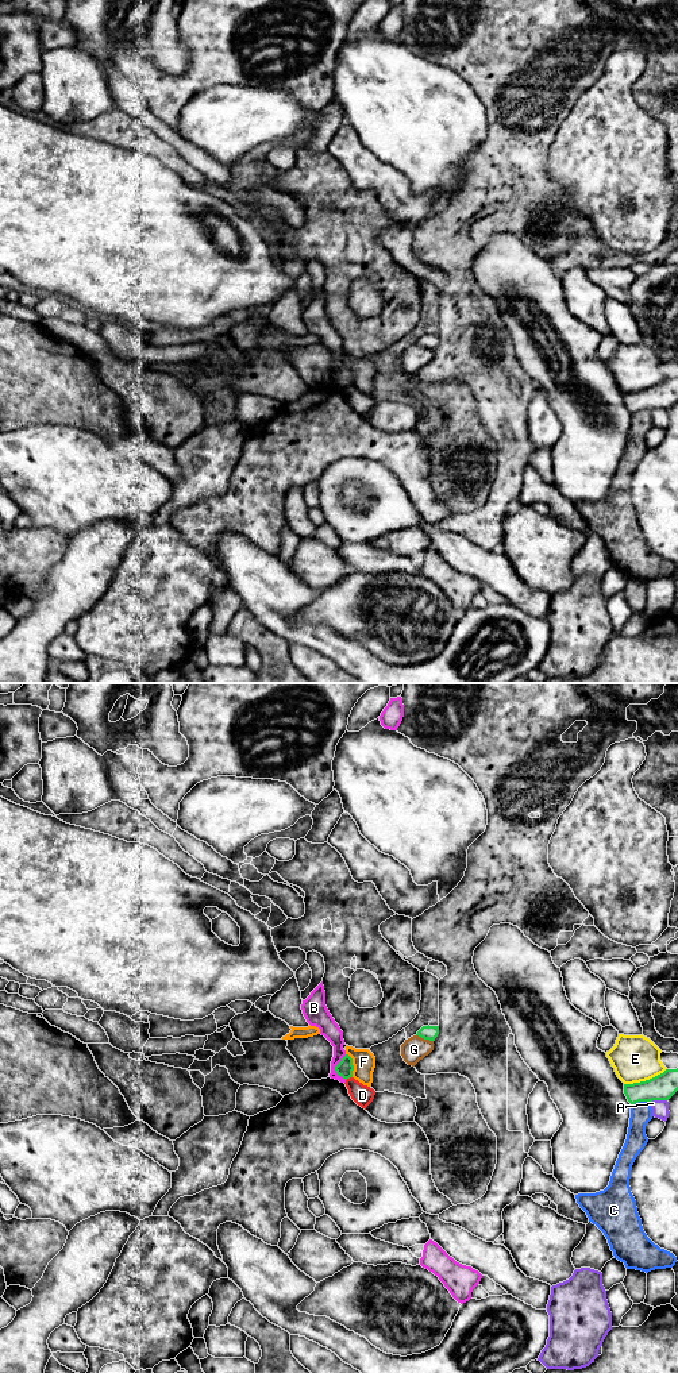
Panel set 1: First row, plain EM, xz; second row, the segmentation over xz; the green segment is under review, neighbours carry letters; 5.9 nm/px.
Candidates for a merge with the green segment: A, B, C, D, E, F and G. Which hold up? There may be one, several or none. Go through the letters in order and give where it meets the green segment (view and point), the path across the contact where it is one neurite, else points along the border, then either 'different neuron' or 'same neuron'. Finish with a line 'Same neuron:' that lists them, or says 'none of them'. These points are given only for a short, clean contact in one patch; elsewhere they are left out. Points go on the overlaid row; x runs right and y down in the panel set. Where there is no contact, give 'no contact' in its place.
A: meets green in xz at (657, 1099); different neuron
B: meets green in xz at (335, 1067); different neuron
C: meets green in xz at (640, 1100); different neuron
D: meets green in xz at (349, 1078); different neuron
E: meets green in xz at (646, 1080); different neuron
F: meets green in xz at (353, 1065); border along xz (346, 1053), (351, 1059), (353, 1076); different neuron
G: meets green in xz at (424, 1038); different neuron
Same neuron: none of them

